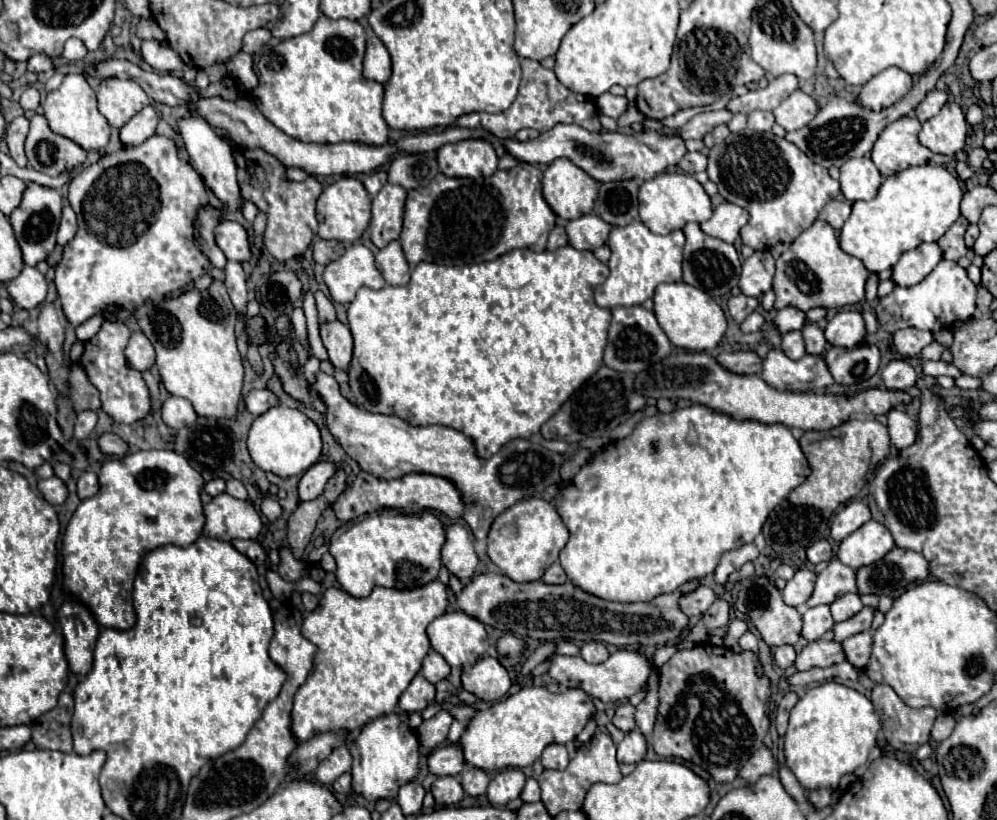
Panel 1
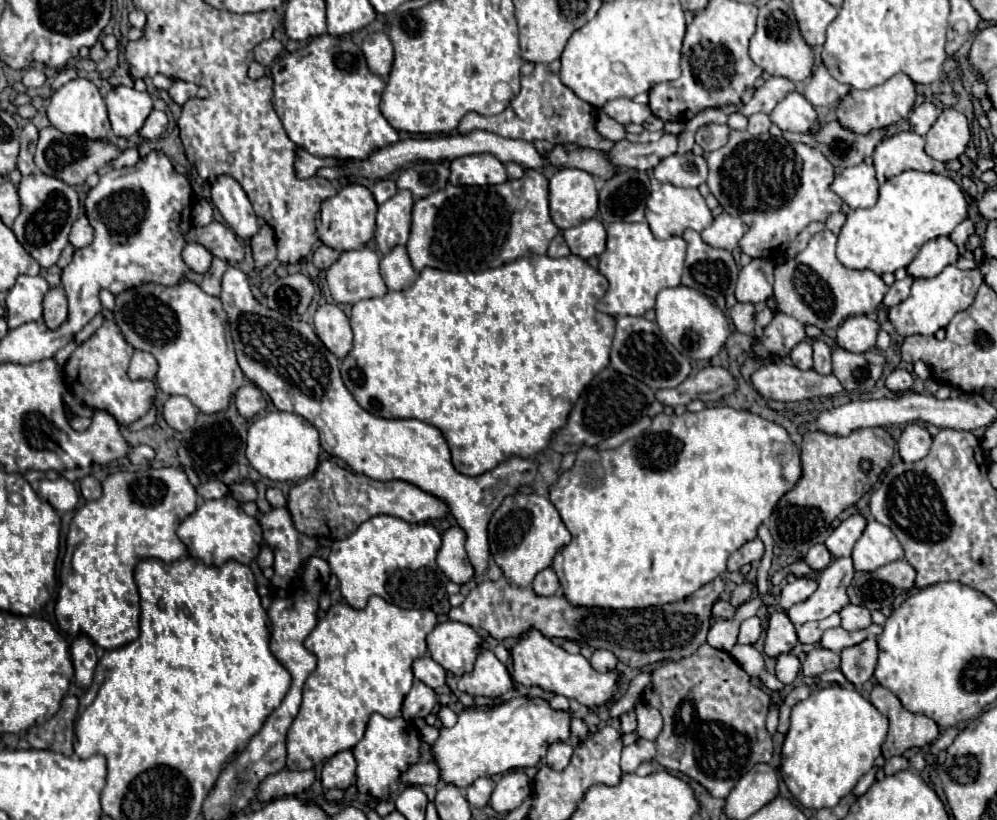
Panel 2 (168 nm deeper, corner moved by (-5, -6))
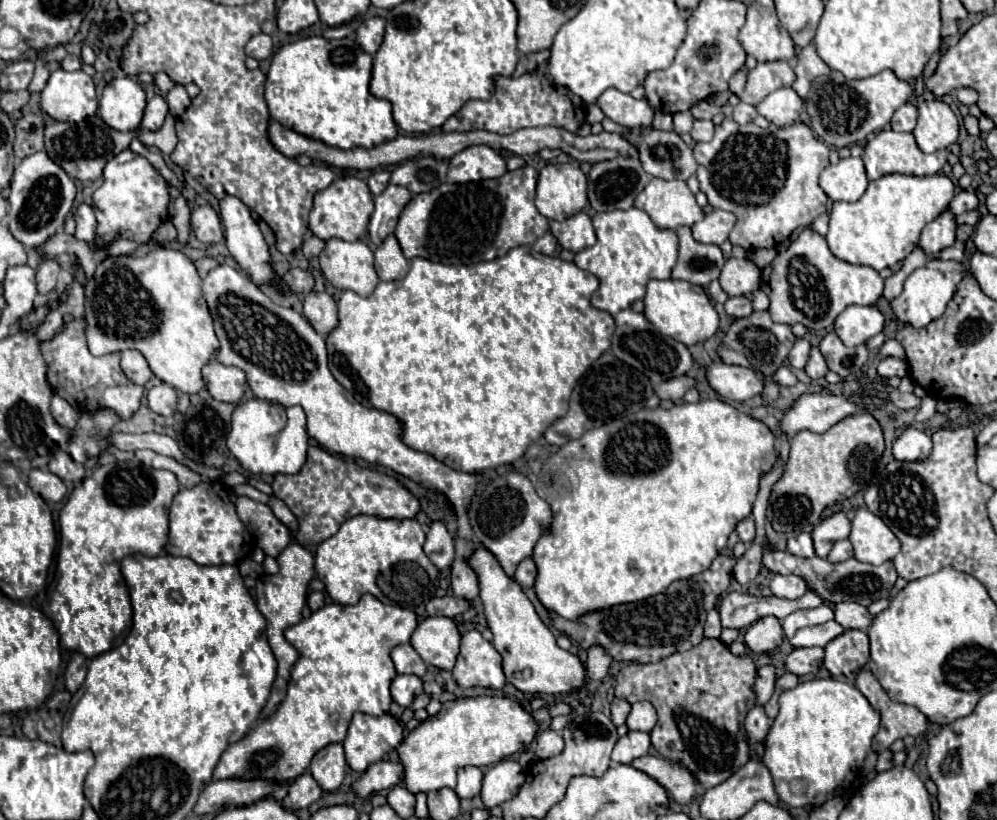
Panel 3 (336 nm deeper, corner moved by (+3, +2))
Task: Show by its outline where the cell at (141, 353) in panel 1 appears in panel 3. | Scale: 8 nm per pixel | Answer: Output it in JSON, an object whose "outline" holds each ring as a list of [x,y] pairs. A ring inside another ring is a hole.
{"outline":[[[124,350],[120,364],[122,364],[124,374],[136,384],[144,386],[152,378],[152,370],[150,370],[146,358],[138,350]]]}

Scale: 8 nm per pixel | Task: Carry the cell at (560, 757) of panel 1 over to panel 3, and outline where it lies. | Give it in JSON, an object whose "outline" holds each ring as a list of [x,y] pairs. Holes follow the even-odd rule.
{"outline":[[[546,730],[546,732],[538,732],[536,736],[536,746],[534,746],[534,754],[538,758],[552,758],[556,754],[560,754],[564,750],[564,740],[560,732],[554,730]]]}

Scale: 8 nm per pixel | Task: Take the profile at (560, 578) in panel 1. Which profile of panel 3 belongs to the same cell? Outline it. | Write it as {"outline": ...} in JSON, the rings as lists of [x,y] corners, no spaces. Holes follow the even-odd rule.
{"outline":[[[526,558],[522,560],[522,564],[518,566],[516,574],[514,574],[514,580],[522,586],[522,588],[532,588],[534,582],[536,582],[536,576],[538,576],[538,568],[534,564],[532,558]]]}

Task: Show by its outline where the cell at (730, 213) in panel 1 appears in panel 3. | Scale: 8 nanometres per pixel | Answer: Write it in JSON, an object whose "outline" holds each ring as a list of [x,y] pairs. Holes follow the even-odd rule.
{"outline":[[[712,210],[710,214],[706,214],[706,218],[702,222],[696,222],[692,226],[694,240],[704,242],[704,244],[718,244],[720,246],[728,238],[734,222],[736,222],[736,216],[732,212]]]}

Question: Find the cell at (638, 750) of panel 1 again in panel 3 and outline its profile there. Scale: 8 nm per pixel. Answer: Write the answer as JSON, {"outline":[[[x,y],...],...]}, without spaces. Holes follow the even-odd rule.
{"outline":[[[628,732],[616,742],[612,760],[620,764],[630,764],[632,760],[648,754],[648,750],[650,750],[650,736],[646,732]]]}

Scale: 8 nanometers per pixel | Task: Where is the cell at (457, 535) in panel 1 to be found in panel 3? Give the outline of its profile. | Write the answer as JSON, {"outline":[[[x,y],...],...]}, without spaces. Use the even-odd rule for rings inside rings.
{"outline":[[[442,520],[432,522],[430,532],[426,534],[424,552],[438,570],[444,570],[444,568],[452,566],[452,562],[456,558],[454,536],[450,534],[450,530],[446,528],[446,524]]]}

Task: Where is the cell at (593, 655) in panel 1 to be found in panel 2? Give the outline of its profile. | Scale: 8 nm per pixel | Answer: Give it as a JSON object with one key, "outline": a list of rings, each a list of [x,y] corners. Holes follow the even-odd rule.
{"outline":[[[596,650],[596,652],[592,654],[590,664],[592,664],[592,668],[594,668],[596,672],[610,672],[610,670],[616,668],[618,658],[616,658],[610,650]]]}

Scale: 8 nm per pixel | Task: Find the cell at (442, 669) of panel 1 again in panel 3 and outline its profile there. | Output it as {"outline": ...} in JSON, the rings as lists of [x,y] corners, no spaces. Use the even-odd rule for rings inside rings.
{"outline":[[[402,644],[392,650],[392,660],[398,670],[398,674],[414,674],[414,676],[424,676],[426,674],[426,664],[420,658],[420,654],[412,648],[412,644]]]}

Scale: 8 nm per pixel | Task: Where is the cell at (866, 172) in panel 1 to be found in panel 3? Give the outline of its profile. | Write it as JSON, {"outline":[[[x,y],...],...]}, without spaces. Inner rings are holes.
{"outline":[[[842,158],[836,166],[828,166],[820,174],[820,186],[832,200],[856,202],[868,186],[862,158]]]}

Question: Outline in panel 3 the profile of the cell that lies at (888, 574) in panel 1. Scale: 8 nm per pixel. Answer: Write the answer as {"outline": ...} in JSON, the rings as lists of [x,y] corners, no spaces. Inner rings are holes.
{"outline":[[[764,552],[762,558],[764,566],[770,572],[780,572],[780,574],[798,574],[806,580],[808,588],[816,590],[826,602],[830,604],[838,604],[838,602],[858,602],[862,606],[870,606],[874,600],[880,598],[888,598],[890,590],[894,588],[894,582],[898,578],[896,568],[892,562],[884,562],[880,566],[874,564],[866,564],[866,562],[858,562],[856,558],[848,558],[844,562],[838,564],[830,564],[824,558],[798,558],[790,552]]]}

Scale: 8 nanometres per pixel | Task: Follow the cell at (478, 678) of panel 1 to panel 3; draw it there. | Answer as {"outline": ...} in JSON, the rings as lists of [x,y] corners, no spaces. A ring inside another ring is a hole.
{"outline":[[[466,632],[460,644],[460,656],[452,670],[452,678],[462,688],[482,686],[482,688],[502,688],[502,656],[498,650],[478,632]]]}

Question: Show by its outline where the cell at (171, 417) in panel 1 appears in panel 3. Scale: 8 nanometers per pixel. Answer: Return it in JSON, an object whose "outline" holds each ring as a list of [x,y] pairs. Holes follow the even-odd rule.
{"outline":[[[158,384],[158,386],[150,388],[148,404],[156,414],[172,416],[176,412],[176,408],[178,408],[176,390],[172,386],[168,386],[168,384]]]}

